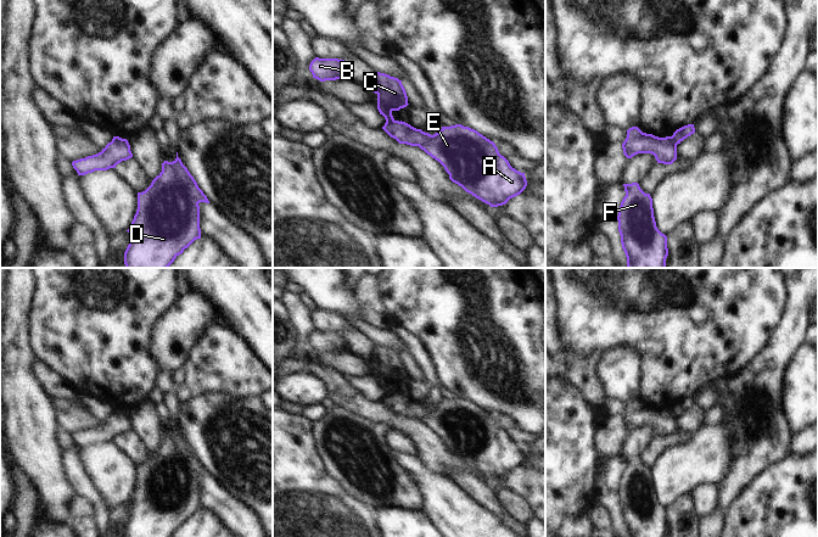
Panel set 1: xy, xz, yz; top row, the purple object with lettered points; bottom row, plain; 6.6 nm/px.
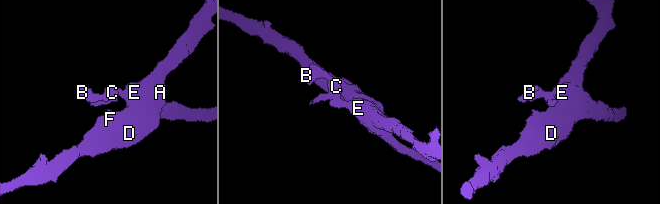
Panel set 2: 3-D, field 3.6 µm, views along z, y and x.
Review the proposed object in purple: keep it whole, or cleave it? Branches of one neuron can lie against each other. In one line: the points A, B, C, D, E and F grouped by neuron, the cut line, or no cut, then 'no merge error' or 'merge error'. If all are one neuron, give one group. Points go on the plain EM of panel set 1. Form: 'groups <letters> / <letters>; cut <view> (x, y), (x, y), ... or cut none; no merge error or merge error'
groups A D E F / B C; cut yz (668, 409), (676, 418); merge error

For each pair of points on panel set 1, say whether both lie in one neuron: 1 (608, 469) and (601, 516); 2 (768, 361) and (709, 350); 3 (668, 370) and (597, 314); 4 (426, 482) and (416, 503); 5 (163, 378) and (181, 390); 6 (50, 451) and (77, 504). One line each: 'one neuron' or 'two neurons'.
1: two neurons
2: two neurons
3: one neuron
4: two neurons
5: one neuron
6: two neurons

